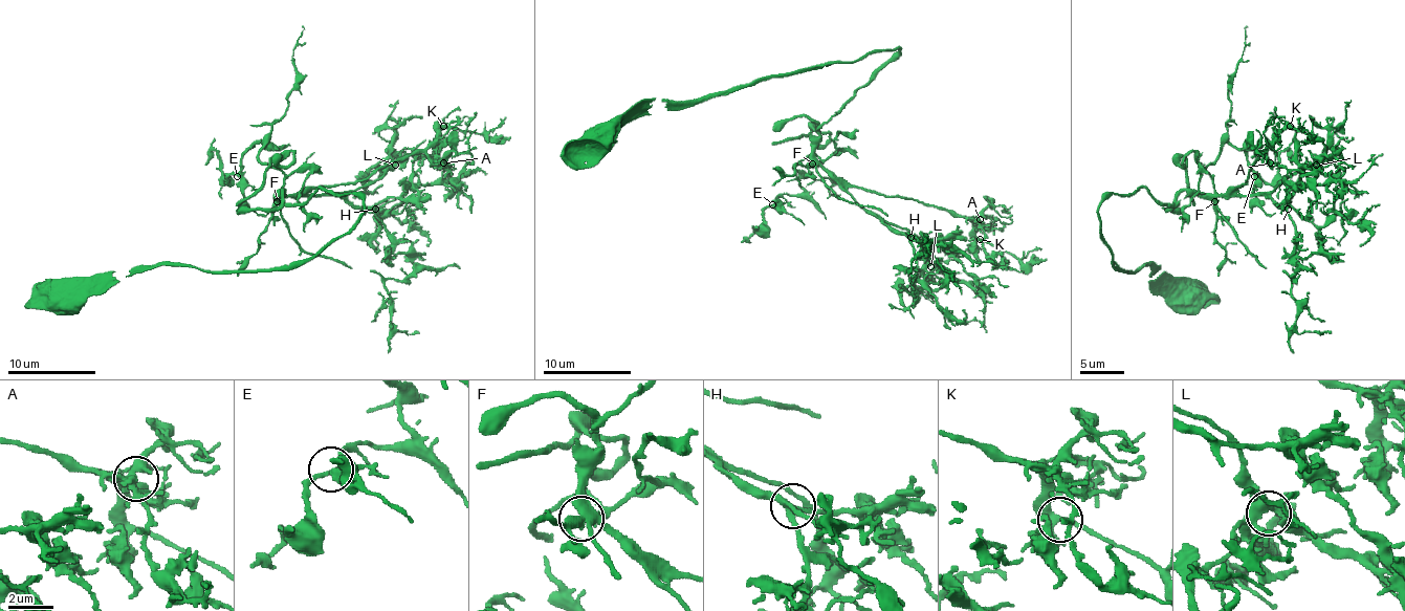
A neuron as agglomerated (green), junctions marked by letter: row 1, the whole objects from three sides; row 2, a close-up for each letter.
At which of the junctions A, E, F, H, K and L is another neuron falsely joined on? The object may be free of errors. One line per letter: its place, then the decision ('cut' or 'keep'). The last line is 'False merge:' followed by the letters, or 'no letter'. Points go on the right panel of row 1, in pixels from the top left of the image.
A: (1270, 162) | keep
E: (1254, 176) | keep
F: (1214, 201) | keep
H: (1288, 209) | keep
K: (1290, 126) | keep
L: (1316, 165) | keep
False merge: no letter

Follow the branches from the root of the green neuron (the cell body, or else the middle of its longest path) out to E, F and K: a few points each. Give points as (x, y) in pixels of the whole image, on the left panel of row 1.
E: (63, 297), (161, 264), (307, 262), (364, 209), (320, 187), (287, 202), (263, 143), (237, 176)
F: (63, 297), (161, 264), (307, 262), (364, 209), (320, 187), (305, 202), (276, 200)
K: (63, 297), (161, 264), (307, 262), (364, 202), (320, 187), (291, 204), (279, 194), (367, 180), (443, 126)

